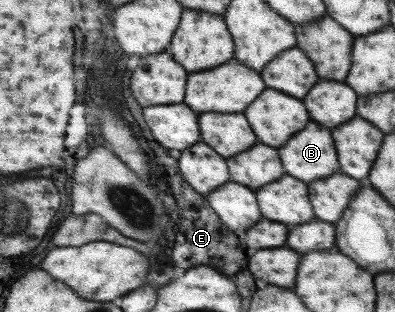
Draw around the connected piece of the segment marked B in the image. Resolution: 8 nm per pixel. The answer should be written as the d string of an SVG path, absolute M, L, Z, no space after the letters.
M310 122L308 130L302 130L296 138L292 138L292 142L288 142L288 146L280 148L284 170L288 170L288 176L300 178L308 184L328 178L330 174L340 171L334 144L330 128Z

